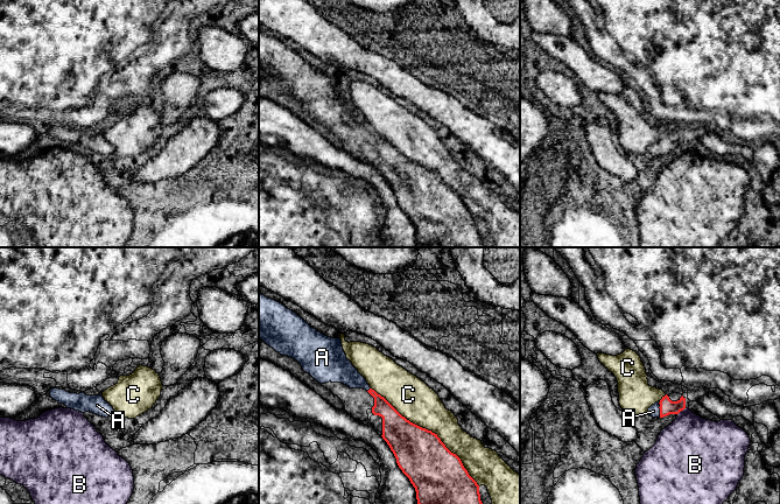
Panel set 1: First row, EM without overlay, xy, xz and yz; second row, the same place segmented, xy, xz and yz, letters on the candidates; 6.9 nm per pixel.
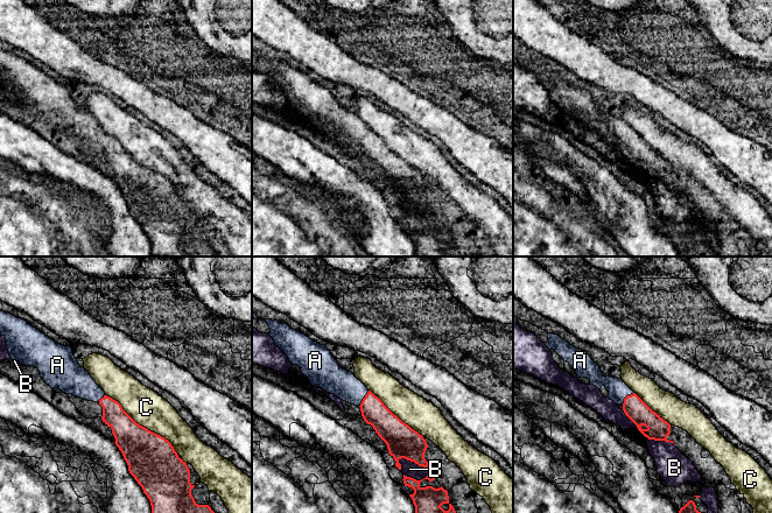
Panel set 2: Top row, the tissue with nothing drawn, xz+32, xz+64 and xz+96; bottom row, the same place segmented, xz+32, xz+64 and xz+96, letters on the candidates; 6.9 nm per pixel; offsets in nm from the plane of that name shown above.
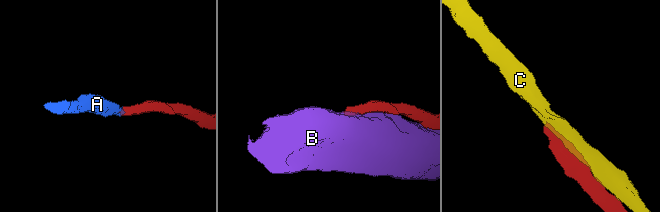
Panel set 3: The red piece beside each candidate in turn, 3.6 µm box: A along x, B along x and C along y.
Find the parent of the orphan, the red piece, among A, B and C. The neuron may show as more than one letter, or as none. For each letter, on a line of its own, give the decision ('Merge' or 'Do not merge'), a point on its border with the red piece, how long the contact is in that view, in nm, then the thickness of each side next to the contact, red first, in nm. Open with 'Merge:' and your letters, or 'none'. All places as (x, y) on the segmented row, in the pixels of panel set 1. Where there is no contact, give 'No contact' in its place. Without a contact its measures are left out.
Merge: A
A: Merge. Touches red at yz (659, 407). Shared border 100 nm. Thickness 100 nm (red) against 80 nm
B: Do not merge. Touches red at yz (681, 410). Shared border 80 nm. Thickness 100 nm (red) against 400 nm
C: Do not merge. Touches red at xz (429, 431). Shared border 1000 nm. Thickness 340 nm (red) against 280 nm

